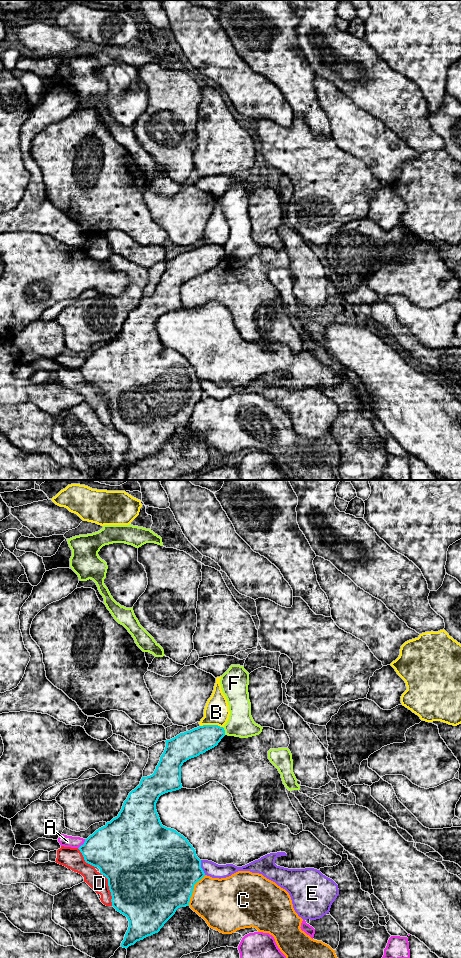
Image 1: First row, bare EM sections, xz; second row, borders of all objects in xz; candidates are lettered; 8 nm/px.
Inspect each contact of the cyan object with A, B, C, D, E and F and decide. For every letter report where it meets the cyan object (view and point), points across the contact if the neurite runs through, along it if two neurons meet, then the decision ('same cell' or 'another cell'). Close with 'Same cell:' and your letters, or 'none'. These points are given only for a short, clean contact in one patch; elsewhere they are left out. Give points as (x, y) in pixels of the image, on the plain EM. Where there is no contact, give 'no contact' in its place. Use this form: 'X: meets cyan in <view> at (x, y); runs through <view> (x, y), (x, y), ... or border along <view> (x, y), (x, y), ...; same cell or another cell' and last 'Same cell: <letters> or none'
A: meets cyan in xz at (83, 364); another cell
B: meets cyan in xz at (211, 245); another cell
C: meets cyan in xz at (192, 410); another cell
D: meets cyan in xz at (109, 409); another cell
E: meets cyan in xz at (200, 387); another cell
F: meets cyan in xz at (224, 251); border along xz (222, 247), (225, 254); another cell
Same cell: none

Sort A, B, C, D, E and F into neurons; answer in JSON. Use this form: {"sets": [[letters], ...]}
{"sets": [["A", "F"], ["B"], ["C"], ["D"], ["E"]]}

